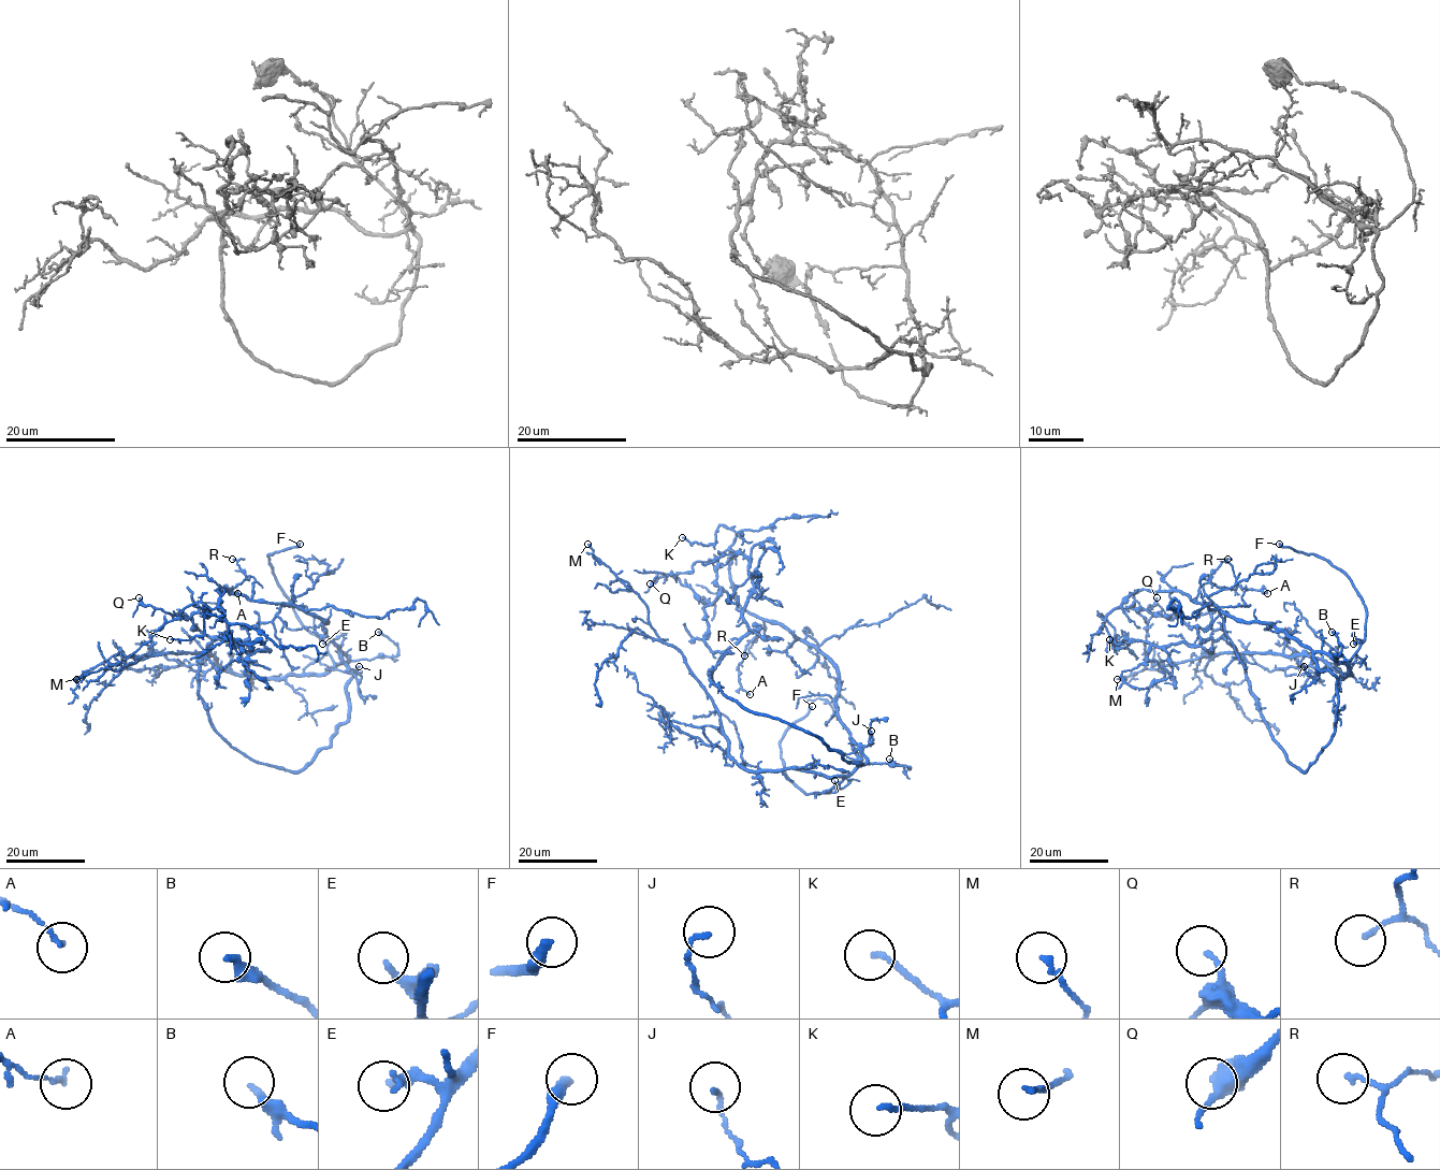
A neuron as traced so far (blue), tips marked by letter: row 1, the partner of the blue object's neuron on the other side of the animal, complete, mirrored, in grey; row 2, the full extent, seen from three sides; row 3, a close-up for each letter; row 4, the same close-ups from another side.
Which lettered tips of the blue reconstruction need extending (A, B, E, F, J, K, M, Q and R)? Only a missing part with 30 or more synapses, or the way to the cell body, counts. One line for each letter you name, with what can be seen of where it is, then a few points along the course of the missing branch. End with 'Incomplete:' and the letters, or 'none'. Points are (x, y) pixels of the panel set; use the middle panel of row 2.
F: place (812, 706)
Incomplete: F

